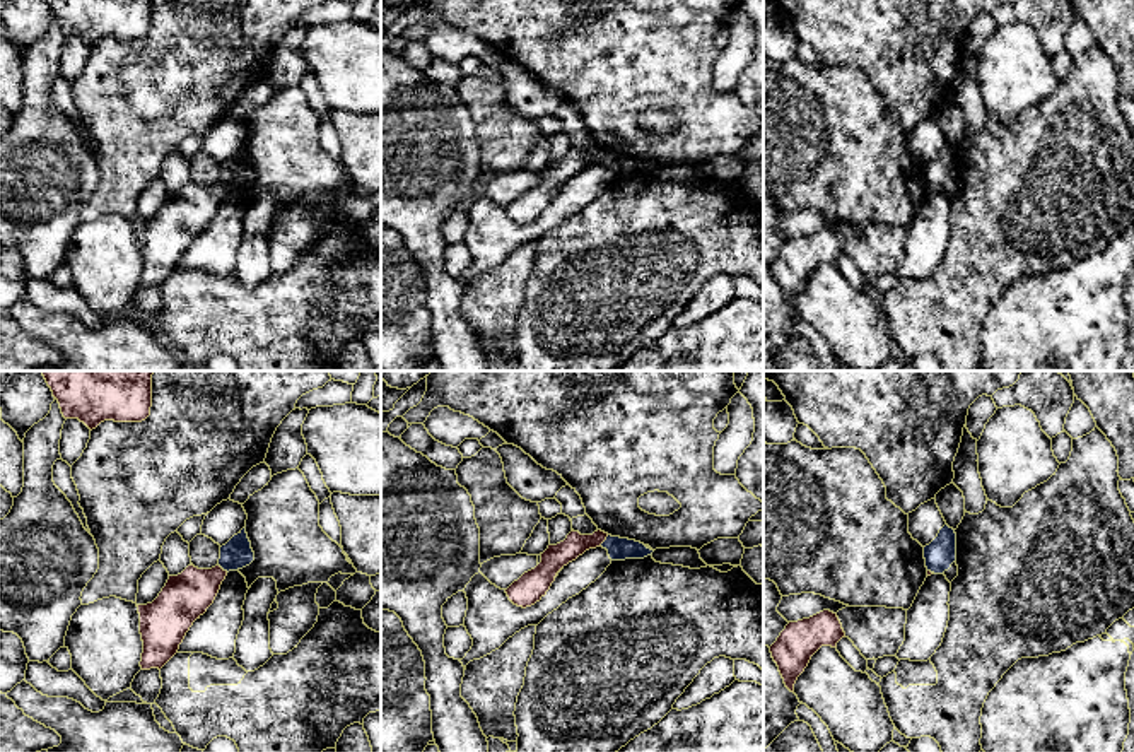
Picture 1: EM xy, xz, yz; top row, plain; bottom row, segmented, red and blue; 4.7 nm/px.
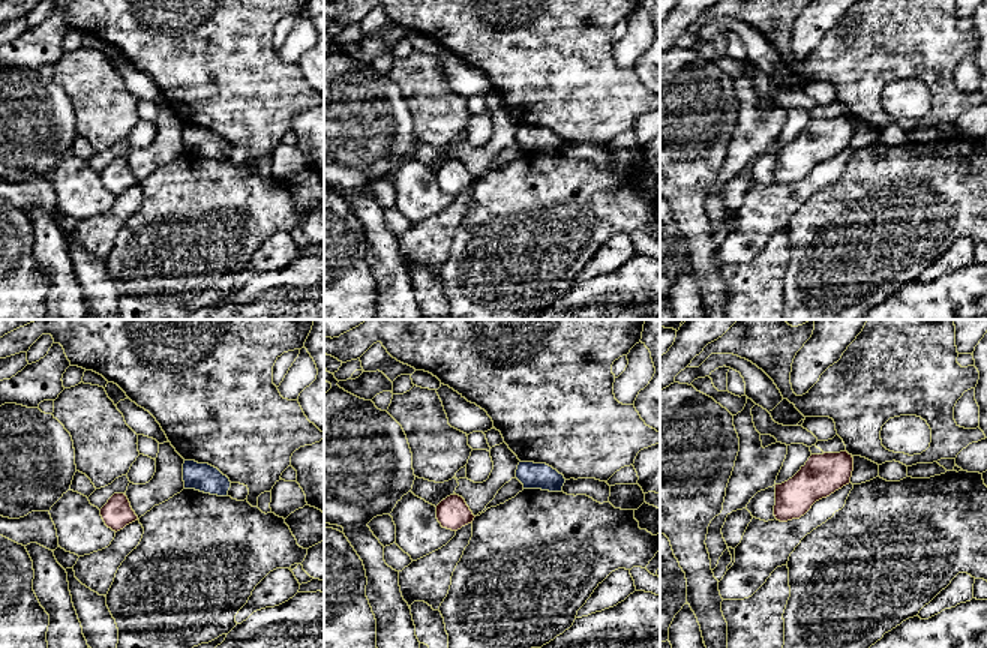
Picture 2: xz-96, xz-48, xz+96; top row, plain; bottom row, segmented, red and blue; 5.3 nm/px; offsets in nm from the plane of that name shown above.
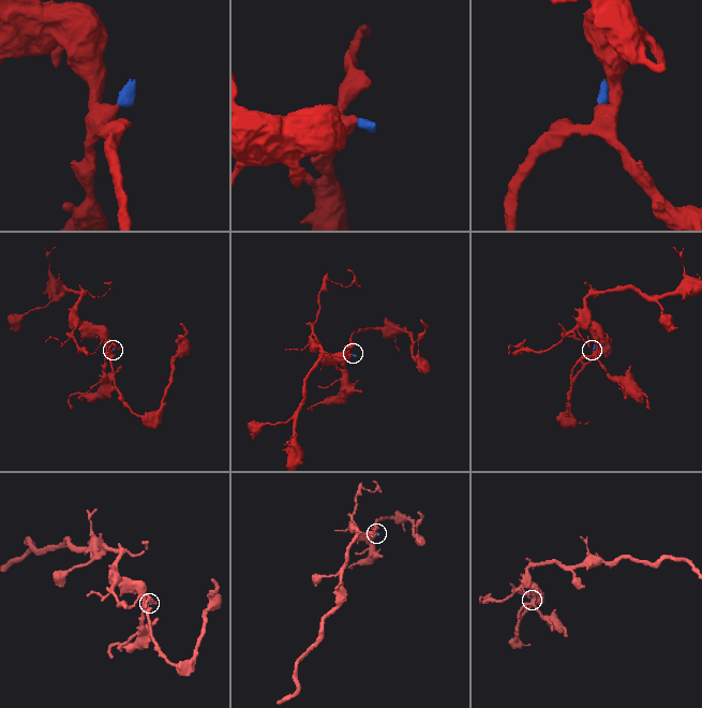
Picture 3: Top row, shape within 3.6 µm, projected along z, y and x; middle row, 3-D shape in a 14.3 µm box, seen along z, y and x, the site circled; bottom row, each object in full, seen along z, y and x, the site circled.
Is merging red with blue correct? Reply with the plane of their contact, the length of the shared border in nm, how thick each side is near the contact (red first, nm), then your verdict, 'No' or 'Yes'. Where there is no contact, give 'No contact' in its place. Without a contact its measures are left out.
Touches red in xz. Shared border 70 nm. Thickness 110 nm (red) against 110 nm. No

